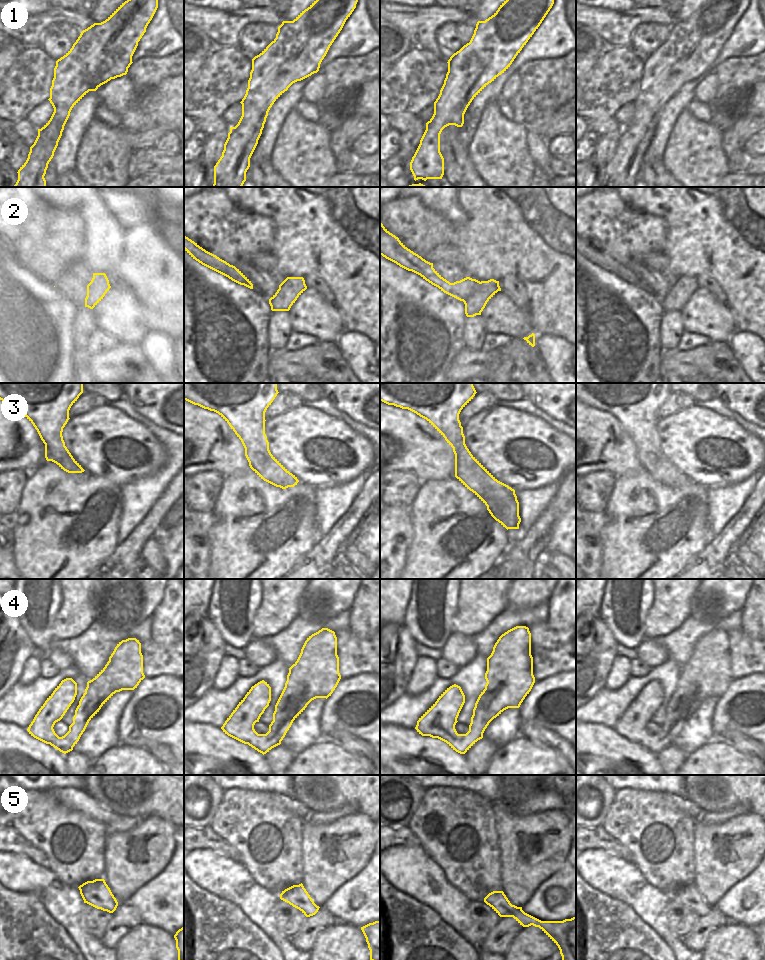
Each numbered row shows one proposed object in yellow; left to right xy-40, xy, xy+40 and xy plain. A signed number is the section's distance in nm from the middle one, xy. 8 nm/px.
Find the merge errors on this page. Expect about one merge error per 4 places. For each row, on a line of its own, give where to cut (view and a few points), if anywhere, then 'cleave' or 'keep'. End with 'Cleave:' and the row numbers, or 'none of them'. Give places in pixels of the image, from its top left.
1: cut none; keep
2: cut xy+40 (480, 282), (476, 289), (463, 301); cleave
3: cut none; keep
4: cut none; keep
5: cut xy+40 (511, 904), (505, 916); cleave
Cleave: 2, 5

